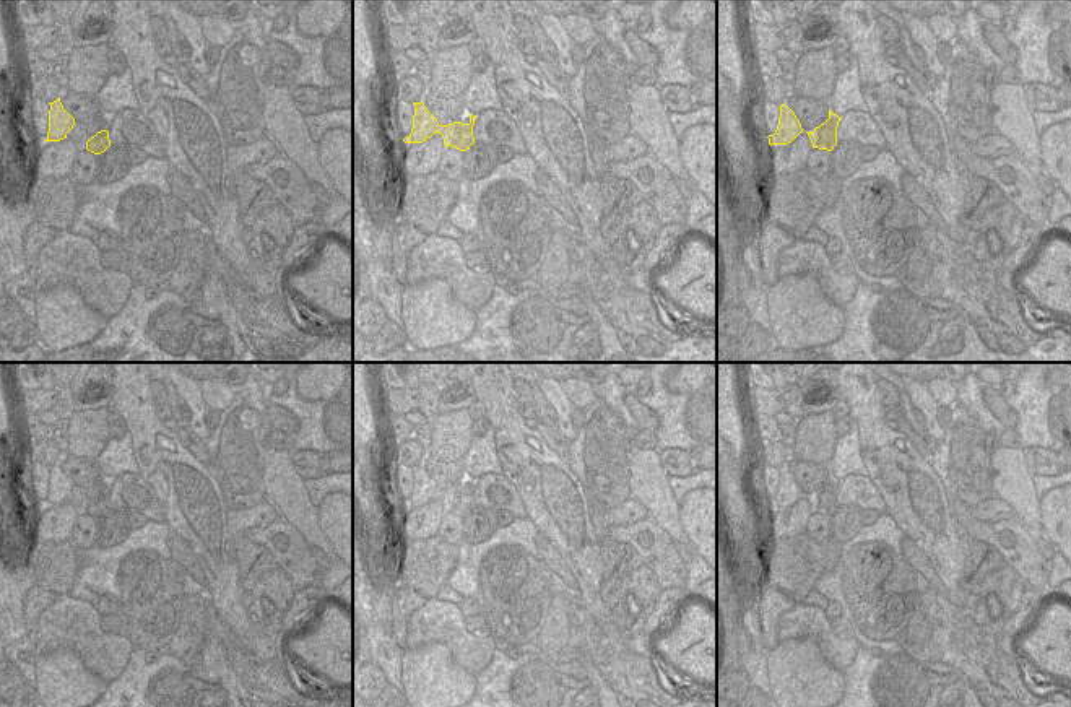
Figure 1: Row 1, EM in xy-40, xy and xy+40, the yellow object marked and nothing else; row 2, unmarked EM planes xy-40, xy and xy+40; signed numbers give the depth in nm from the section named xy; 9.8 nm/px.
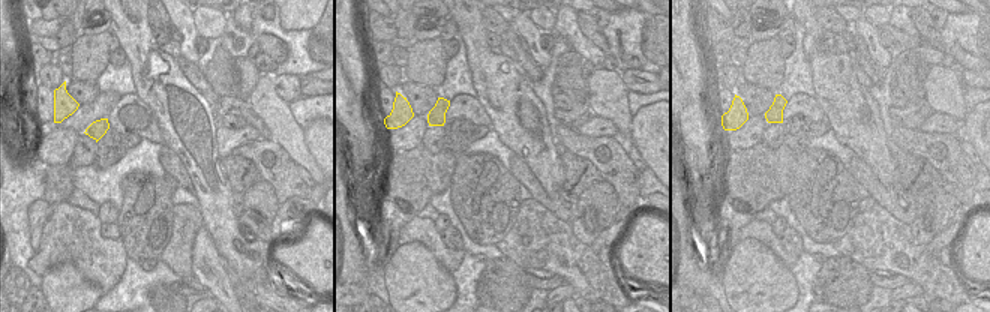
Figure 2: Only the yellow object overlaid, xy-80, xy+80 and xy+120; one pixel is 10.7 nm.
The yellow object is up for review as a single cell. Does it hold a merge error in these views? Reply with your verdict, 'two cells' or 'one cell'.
two cells

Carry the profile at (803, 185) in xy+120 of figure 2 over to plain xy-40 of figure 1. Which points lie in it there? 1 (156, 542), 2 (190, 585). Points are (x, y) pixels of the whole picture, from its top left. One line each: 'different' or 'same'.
1: different
2: different

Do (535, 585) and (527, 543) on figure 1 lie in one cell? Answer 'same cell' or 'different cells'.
different cells

